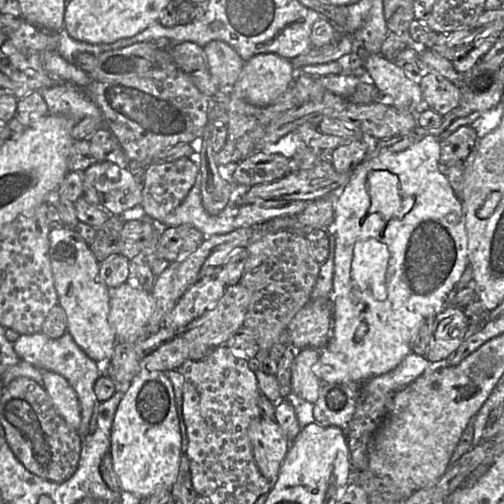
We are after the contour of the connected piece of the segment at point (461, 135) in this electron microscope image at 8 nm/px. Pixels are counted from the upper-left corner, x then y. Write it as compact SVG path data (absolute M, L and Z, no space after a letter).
M471 125L459 127L440 142L441 167L463 164L477 141L477 133Z

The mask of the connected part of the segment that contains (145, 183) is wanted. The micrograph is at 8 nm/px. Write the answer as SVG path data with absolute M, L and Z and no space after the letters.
M188 158L148 165L142 180L140 203L146 216L163 225L167 215L186 198L198 174L198 166Z

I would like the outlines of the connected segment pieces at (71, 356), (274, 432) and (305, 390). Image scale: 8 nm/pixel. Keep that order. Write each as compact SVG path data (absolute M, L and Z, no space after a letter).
M66 332L58 339L50 339L42 333L20 335L13 343L16 354L24 361L41 371L52 371L63 376L74 389L80 404L81 422L77 433L84 438L89 433L89 424L95 409L99 404L94 393L94 384L103 373L98 363L89 358L75 343L72 336Z
M275 419L252 420L247 435L260 473L275 482L291 442Z
M306 348L297 351L292 364L292 392L310 403L316 402L322 384L313 372L313 366L320 358L320 350Z

